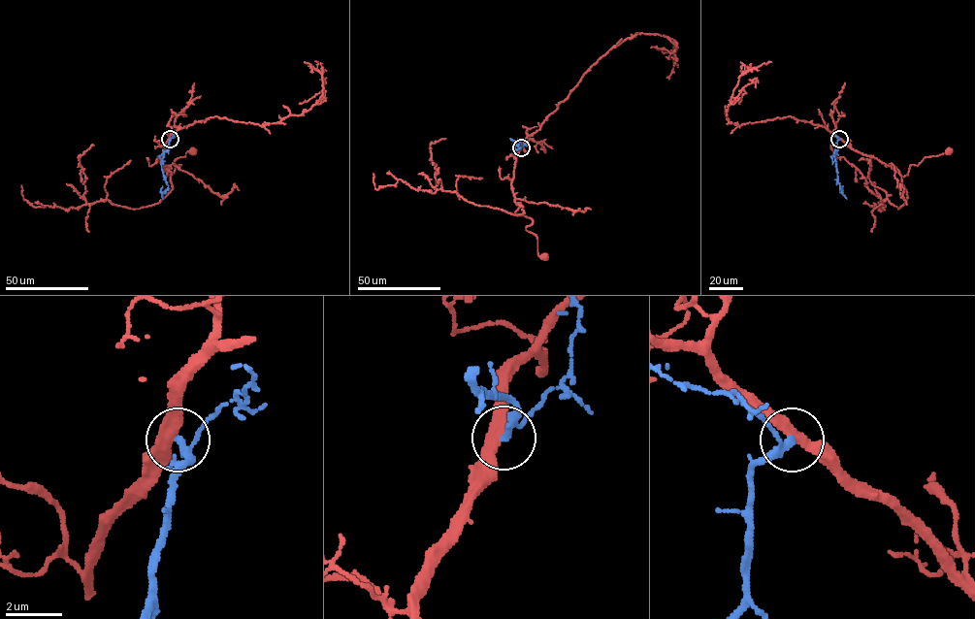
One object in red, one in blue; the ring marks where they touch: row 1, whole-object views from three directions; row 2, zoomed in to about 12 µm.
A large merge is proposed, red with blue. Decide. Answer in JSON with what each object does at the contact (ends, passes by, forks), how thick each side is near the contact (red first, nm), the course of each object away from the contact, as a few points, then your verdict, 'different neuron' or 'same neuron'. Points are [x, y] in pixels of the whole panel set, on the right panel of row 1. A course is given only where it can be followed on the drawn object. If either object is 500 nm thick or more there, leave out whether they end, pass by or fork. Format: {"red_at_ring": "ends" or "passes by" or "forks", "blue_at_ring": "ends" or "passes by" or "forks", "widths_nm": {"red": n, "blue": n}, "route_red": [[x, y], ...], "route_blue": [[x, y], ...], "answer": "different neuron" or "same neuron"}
{"red_at_ring": "passes by", "blue_at_ring": "passes by", "widths_nm": {"red": 360, "blue": 190}, "route_red": [[839, 138], [852, 148], [897, 170], [903, 177], [911, 165], [917, 165], [926, 157], [949, 150]], "route_blue": [[839, 139], [834, 156], [842, 194], [843, 185]], "answer": "different neuron"}

